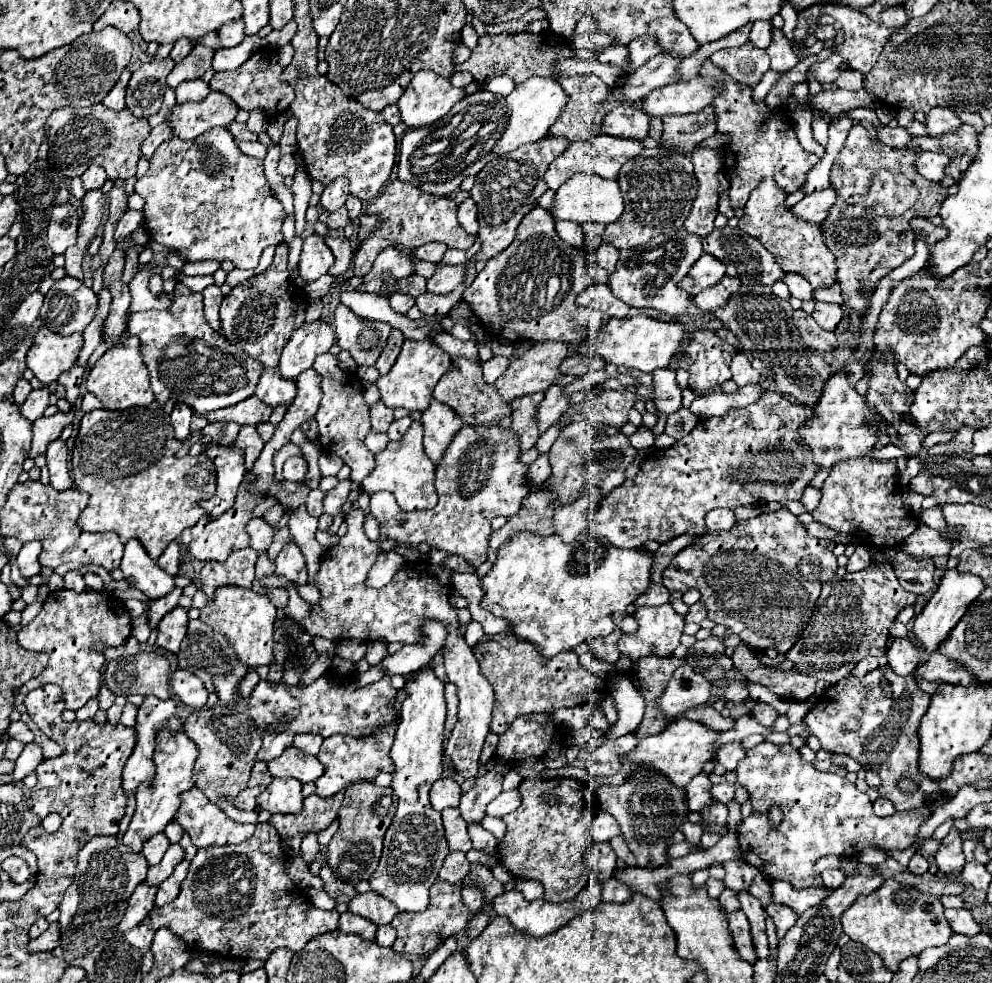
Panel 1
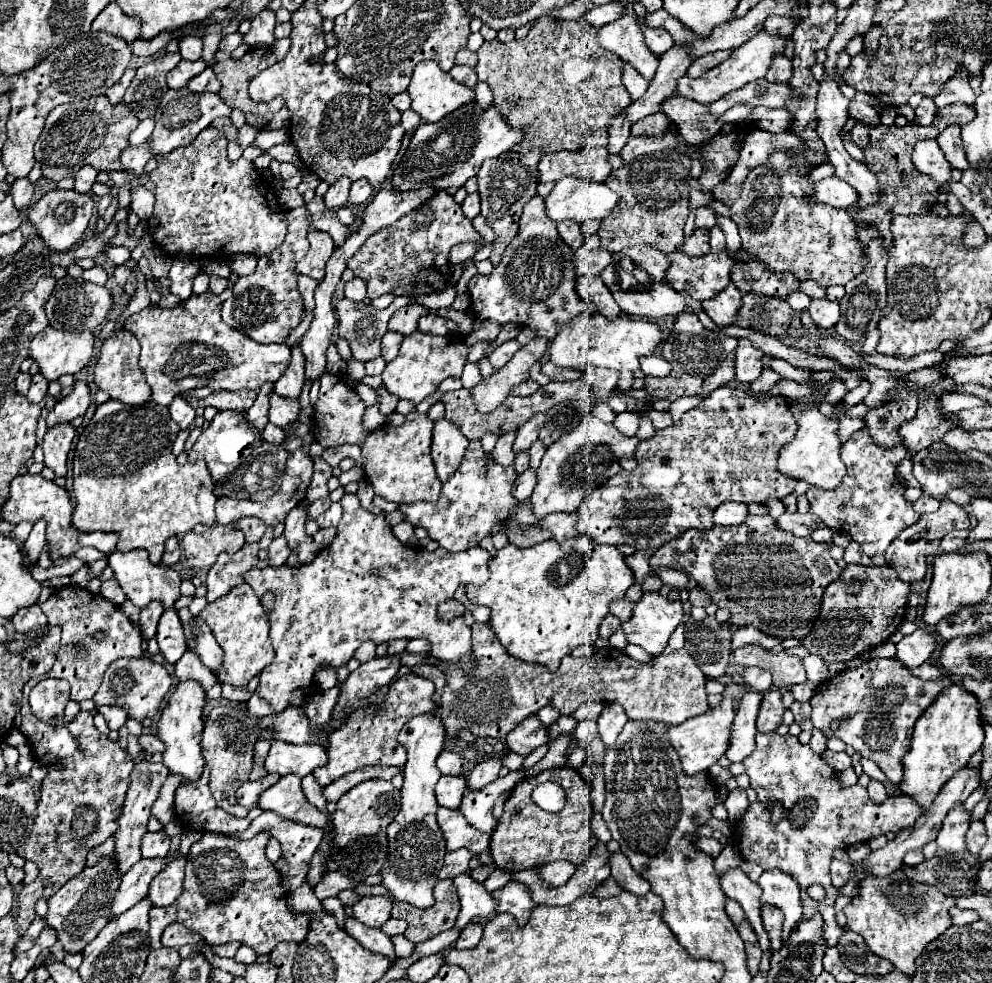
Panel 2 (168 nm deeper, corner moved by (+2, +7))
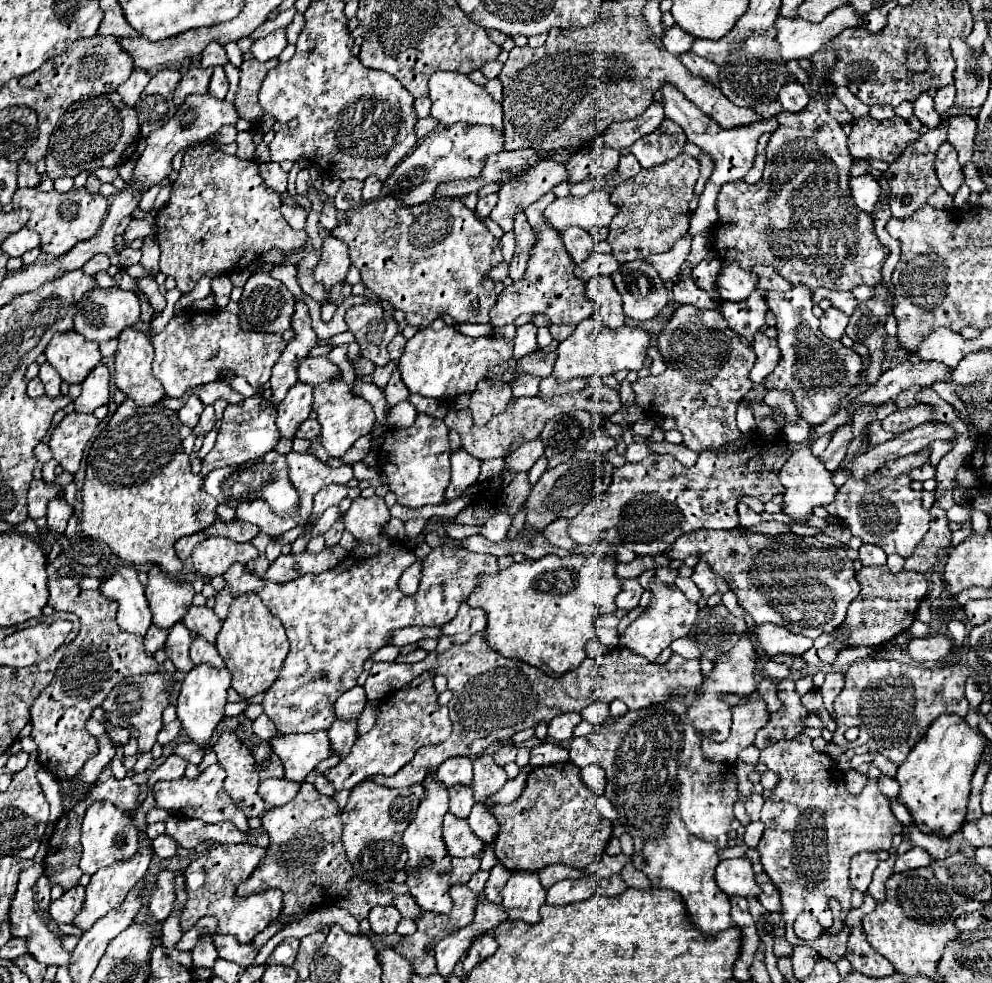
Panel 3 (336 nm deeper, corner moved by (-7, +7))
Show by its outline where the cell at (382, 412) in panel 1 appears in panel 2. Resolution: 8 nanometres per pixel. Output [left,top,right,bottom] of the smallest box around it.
[377,387,397,415]

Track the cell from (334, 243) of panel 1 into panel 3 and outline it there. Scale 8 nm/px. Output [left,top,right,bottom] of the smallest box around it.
[319,199,338,231]

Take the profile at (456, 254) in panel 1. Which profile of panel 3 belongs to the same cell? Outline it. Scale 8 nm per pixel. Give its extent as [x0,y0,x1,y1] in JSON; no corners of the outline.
[490,159,566,231]

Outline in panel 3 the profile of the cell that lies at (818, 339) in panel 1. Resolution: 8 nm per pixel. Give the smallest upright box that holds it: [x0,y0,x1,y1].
[896,387,920,409]

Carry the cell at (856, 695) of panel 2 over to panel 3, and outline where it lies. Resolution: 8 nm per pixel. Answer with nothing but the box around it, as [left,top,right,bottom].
[834,659,970,765]

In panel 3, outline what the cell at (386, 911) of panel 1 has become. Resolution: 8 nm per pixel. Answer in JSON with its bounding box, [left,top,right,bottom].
[368,907,400,935]

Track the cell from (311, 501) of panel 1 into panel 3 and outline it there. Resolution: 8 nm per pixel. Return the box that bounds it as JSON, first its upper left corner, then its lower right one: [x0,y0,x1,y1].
[310,507,338,537]

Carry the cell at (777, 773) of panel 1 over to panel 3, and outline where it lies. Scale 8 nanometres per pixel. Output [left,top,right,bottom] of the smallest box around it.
[756,735,904,961]

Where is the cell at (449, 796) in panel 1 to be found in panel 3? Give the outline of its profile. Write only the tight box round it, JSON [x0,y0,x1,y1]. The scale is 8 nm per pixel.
[450,787,474,819]

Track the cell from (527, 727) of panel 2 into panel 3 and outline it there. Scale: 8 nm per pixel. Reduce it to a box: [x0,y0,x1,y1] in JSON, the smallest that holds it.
[530,743,568,767]

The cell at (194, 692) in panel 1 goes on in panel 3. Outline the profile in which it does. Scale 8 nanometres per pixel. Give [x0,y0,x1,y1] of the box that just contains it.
[190,633,224,669]

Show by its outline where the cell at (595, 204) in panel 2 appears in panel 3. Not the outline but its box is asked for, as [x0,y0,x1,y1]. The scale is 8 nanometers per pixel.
[544,189,616,233]

